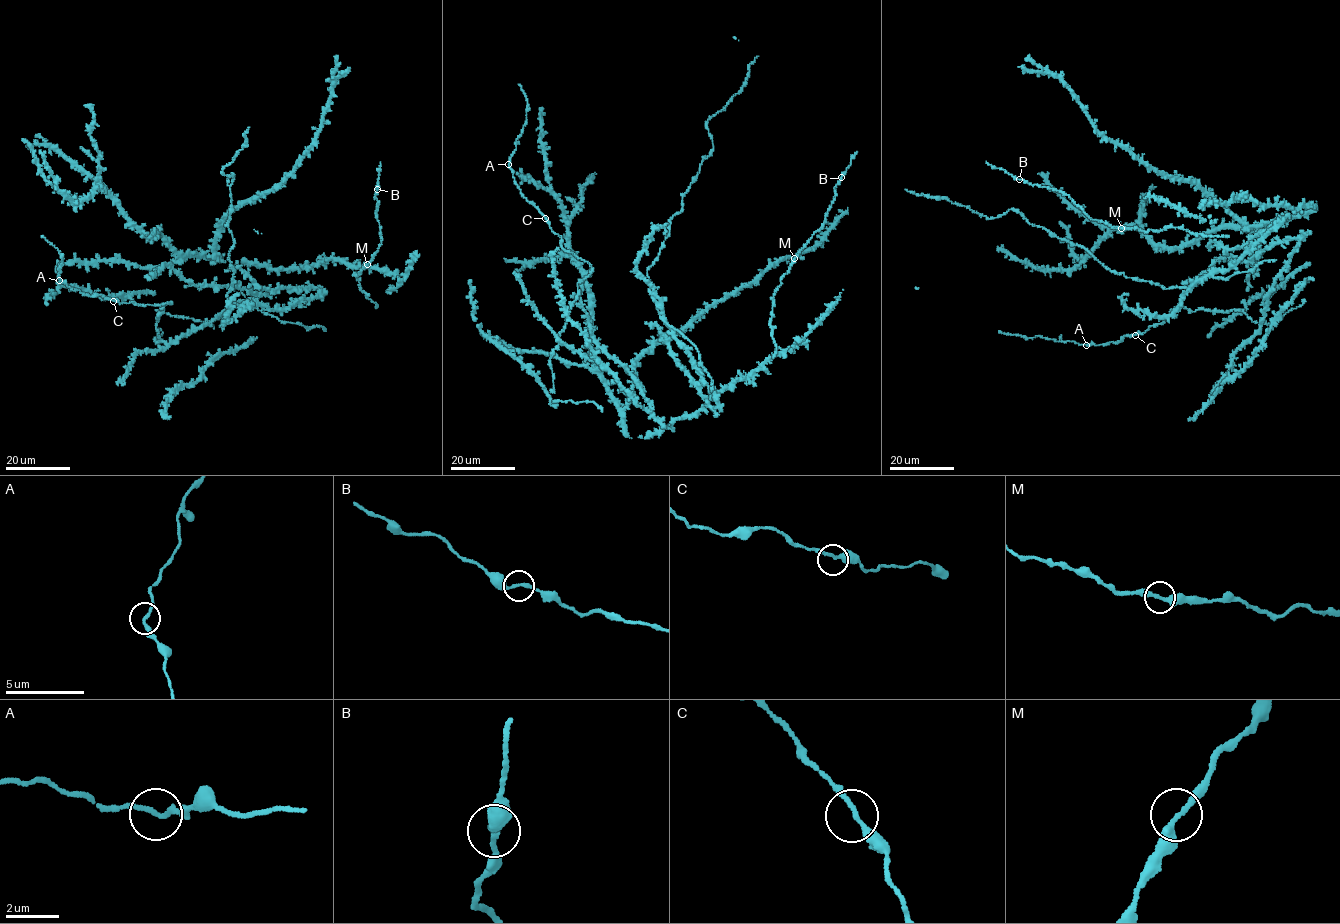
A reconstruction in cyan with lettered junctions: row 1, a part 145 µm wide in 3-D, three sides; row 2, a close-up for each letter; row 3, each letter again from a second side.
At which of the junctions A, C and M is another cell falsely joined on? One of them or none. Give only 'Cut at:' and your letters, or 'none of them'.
Cut at: none of them

